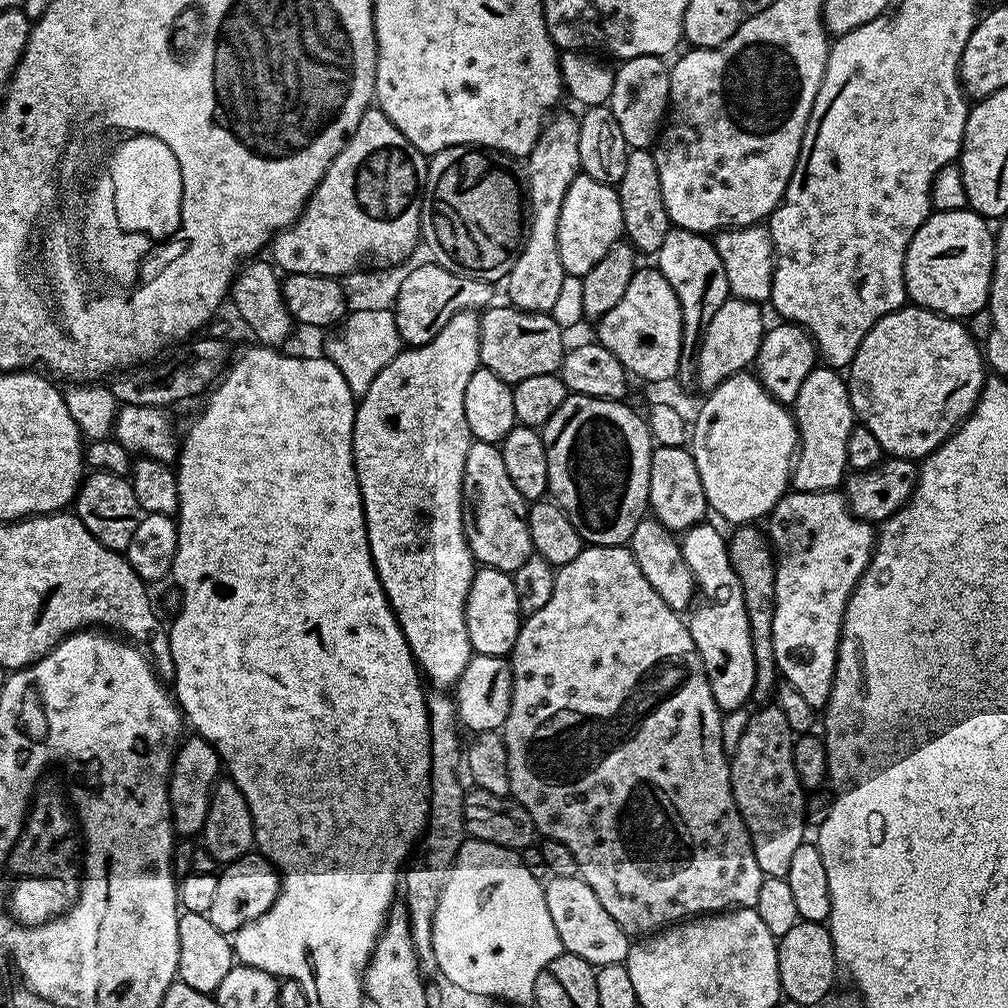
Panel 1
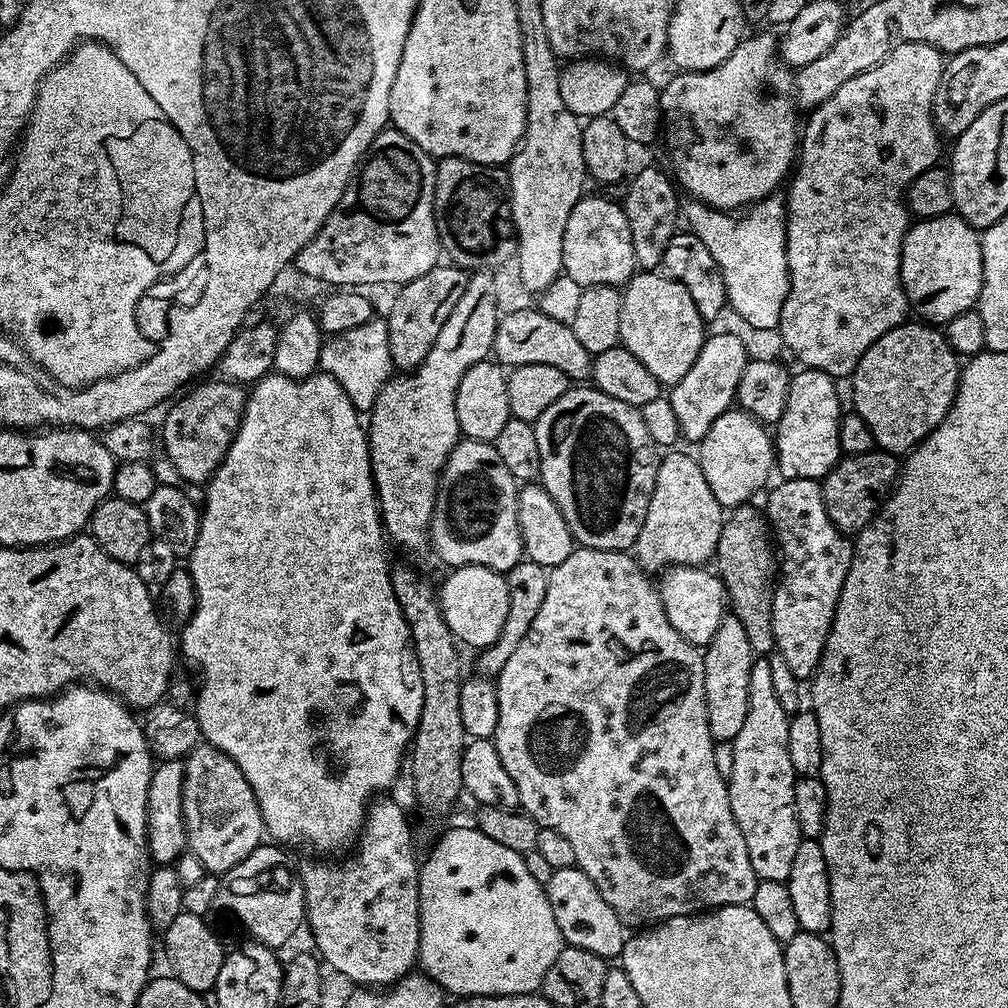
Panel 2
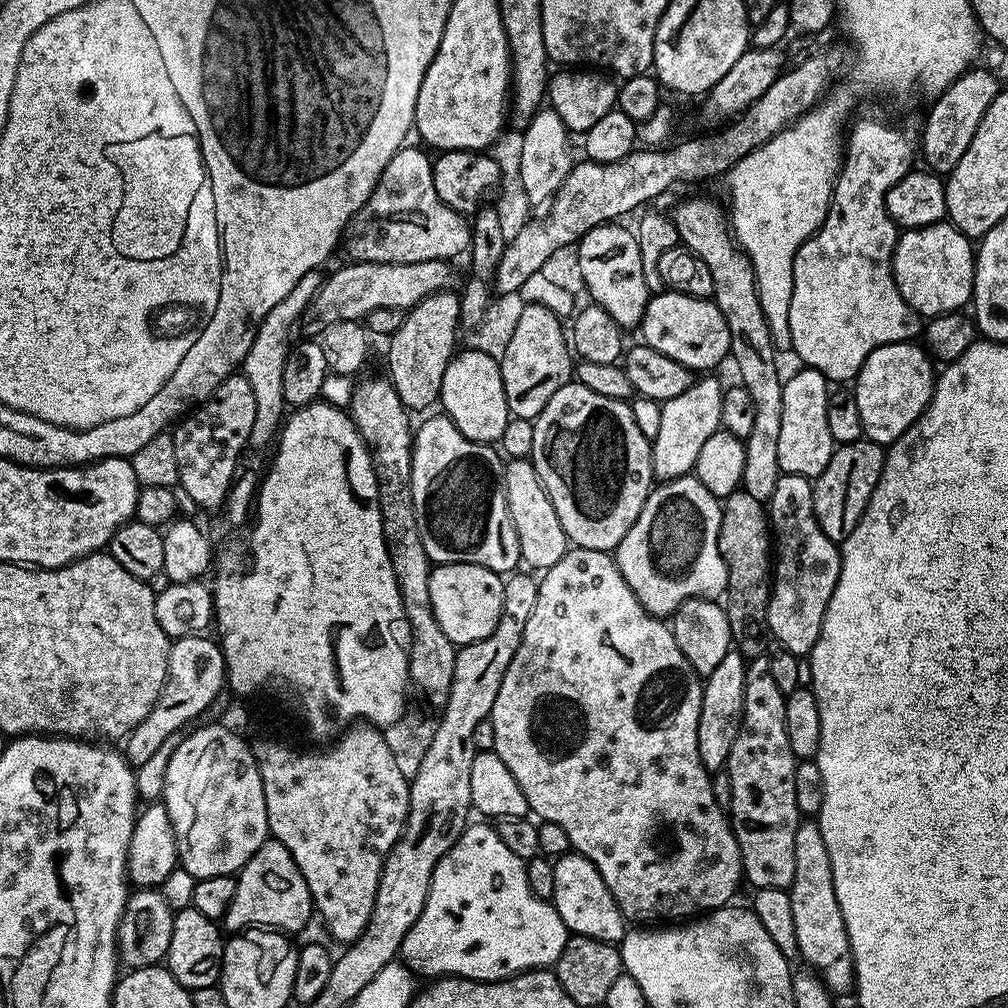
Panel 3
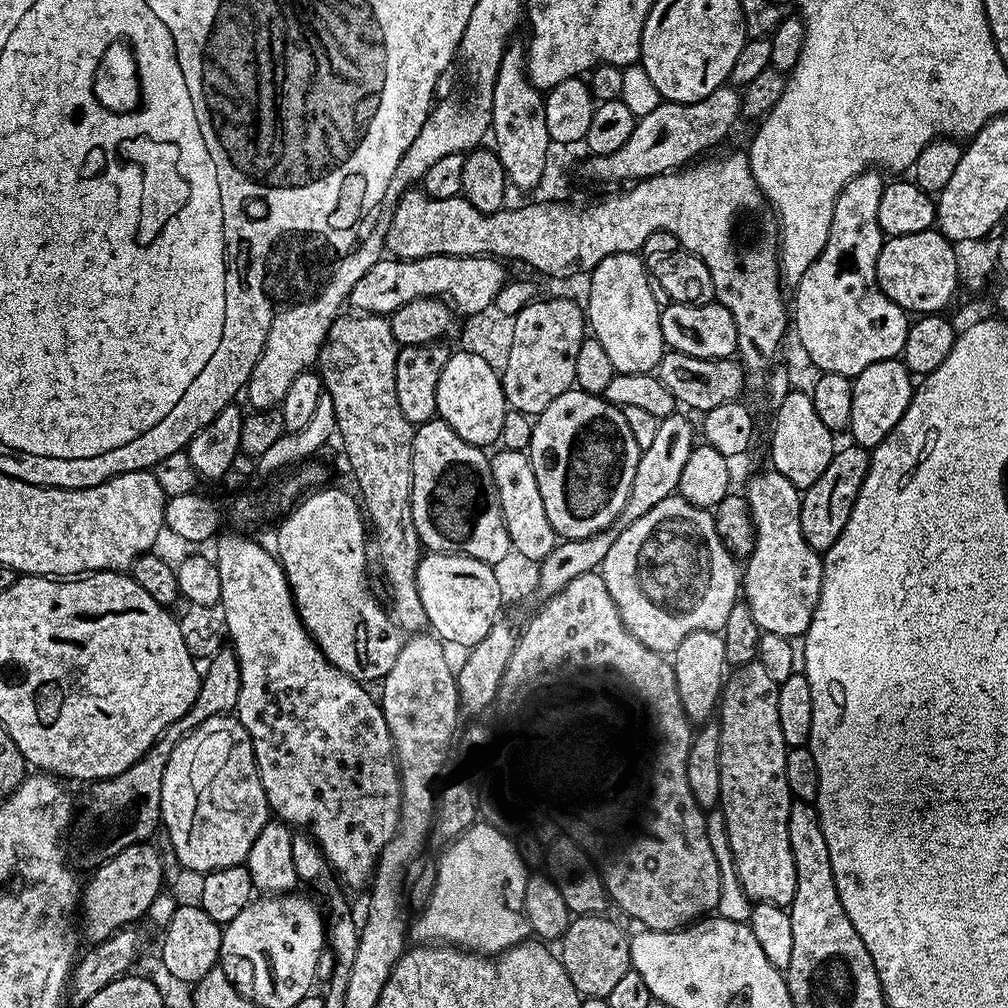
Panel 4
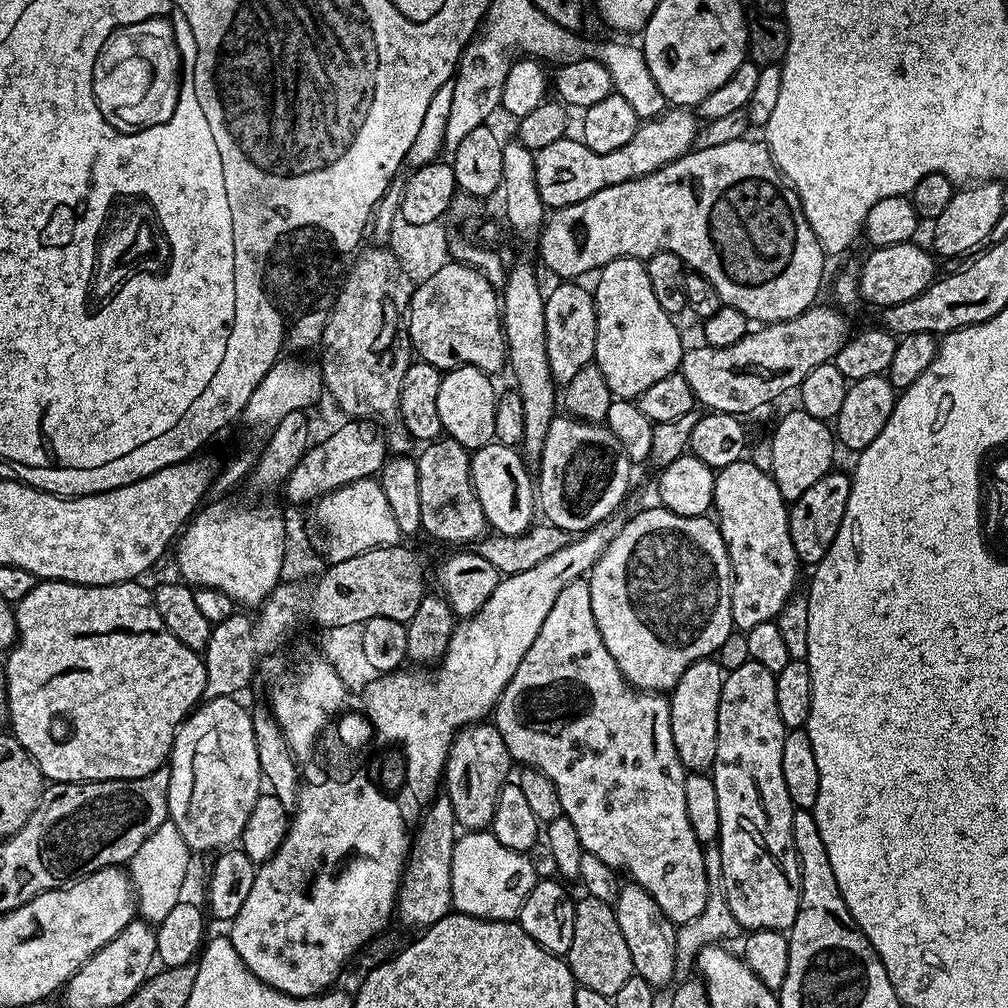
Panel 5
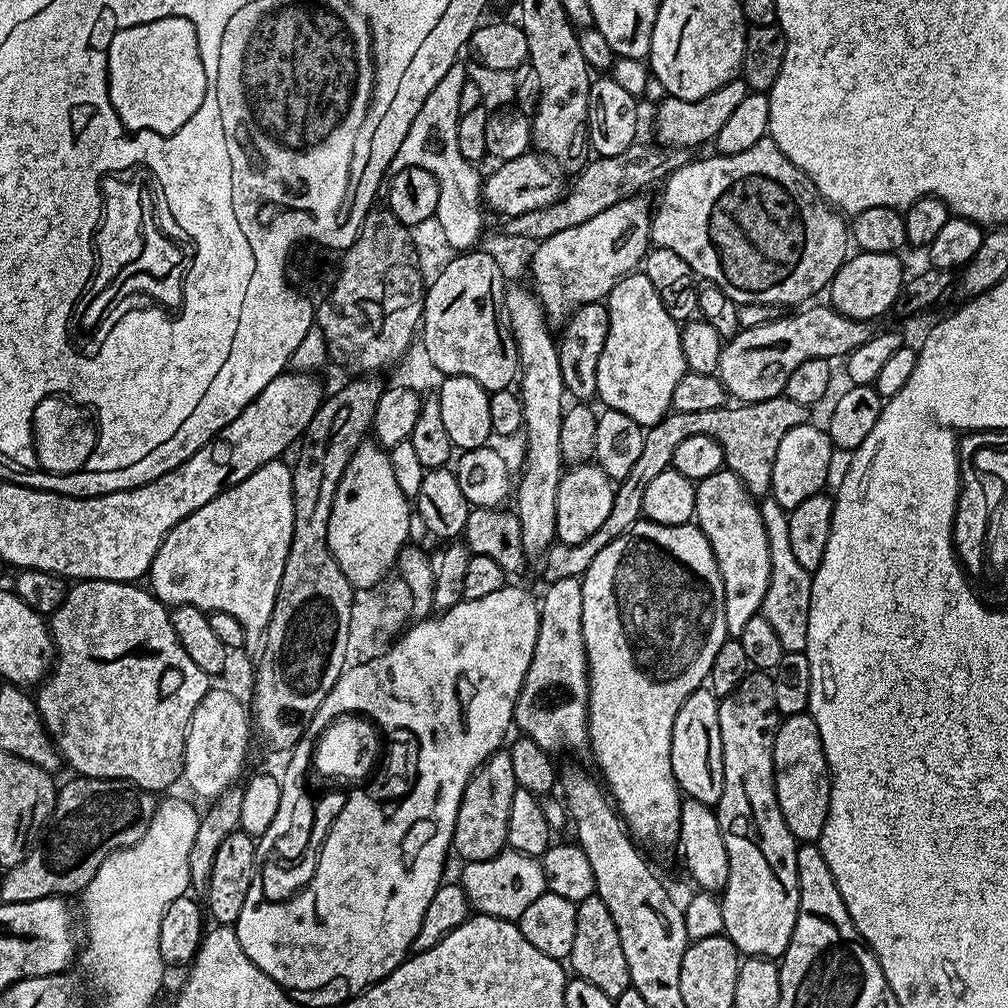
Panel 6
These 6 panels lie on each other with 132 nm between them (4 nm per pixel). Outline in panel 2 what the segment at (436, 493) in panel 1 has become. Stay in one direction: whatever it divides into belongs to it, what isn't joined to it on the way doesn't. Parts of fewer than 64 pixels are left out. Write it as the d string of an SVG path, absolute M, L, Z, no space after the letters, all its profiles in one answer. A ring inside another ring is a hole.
M476 270L469 275L466 290L458 298L458 306L450 310L450 318L442 322L434 346L424 361L407 374L393 375L382 386L372 411L366 416L368 453L372 463L372 480L376 484L376 498L380 506L380 522L389 541L408 552L420 552L429 547L428 527L436 501L436 487L440 485L440 471L446 466L454 446L460 443L462 433L458 426L458 382L462 374L478 362L489 359L496 327L500 324L501 313L496 310L498 297L494 294L494 278L488 270Z

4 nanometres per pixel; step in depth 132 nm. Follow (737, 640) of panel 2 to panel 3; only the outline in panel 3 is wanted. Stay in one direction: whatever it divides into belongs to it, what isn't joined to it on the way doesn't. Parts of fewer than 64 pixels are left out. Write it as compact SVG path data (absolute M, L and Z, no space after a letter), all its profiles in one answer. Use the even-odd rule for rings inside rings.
M733 650L726 654L726 658L715 661L711 665L712 673L708 680L703 681L702 706L700 707L700 721L698 722L698 754L702 766L709 770L723 769L728 763L728 755L732 749L732 741L742 727L744 714L744 669L745 657Z

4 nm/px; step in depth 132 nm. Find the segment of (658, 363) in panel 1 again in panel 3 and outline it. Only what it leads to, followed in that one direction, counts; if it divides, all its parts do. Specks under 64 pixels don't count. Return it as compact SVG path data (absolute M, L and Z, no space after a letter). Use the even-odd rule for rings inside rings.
M671 290L655 293L649 299L644 319L638 325L638 332L644 335L641 336L643 343L658 350L658 354L666 354L666 358L682 362L682 366L691 368L696 374L716 370L712 368L718 367L734 347L726 318L715 302Z

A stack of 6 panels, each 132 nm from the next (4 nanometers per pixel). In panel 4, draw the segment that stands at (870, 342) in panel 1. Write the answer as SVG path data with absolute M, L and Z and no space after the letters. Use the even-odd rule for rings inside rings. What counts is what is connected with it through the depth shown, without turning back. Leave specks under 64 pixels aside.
M903 359L883 360L874 362L874 366L866 366L862 374L852 380L852 393L854 394L848 432L851 439L861 448L869 450L876 448L894 430L898 418L908 408L914 391L914 377L904 365Z

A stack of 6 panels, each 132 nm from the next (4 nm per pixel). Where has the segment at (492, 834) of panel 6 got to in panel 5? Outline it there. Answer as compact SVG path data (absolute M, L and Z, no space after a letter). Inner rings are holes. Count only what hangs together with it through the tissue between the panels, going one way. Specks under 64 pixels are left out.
M477 722L460 729L452 739L448 760L444 764L443 787L454 806L457 825L464 830L484 830L491 825L498 796L509 783L508 771L514 768L510 750L502 742L502 734L495 723Z

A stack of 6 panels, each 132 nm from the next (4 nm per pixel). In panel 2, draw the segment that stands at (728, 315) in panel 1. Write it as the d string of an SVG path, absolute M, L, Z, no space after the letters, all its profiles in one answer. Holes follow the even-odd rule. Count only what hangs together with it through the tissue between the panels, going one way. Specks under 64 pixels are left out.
M716 332L707 337L702 346L702 350L698 350L698 358L694 358L694 366L690 366L690 370L686 370L679 382L671 385L670 399L674 406L674 415L678 417L678 426L680 427L681 437L686 441L698 442L706 434L706 430L710 430L710 426L714 423L723 412L729 411L733 407L736 391L738 390L738 378L742 378L742 370L747 366L750 359L748 348L744 345L744 340L740 336L735 336L732 332Z

